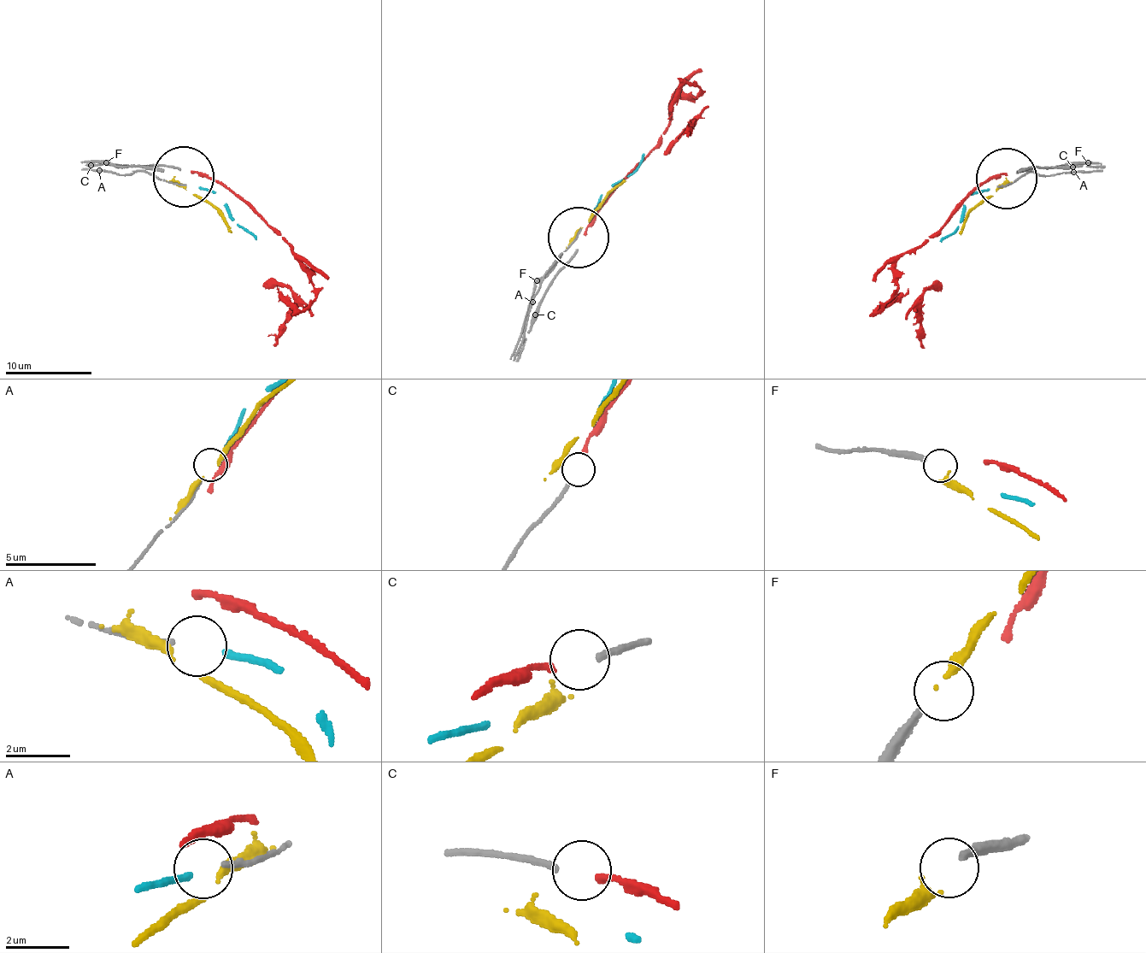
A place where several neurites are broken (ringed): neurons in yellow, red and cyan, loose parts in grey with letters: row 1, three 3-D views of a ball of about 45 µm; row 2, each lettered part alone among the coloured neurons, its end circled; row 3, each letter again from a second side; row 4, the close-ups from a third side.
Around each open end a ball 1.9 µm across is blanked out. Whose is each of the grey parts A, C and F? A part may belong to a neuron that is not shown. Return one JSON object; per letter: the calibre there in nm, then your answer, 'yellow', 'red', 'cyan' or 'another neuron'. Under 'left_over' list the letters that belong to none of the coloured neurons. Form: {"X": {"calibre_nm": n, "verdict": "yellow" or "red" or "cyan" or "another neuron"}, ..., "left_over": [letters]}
{"A": {"calibre_nm": 140, "verdict": "another neuron"}, "C": {"calibre_nm": 190, "verdict": "red"}, "F": {"calibre_nm": 280, "verdict": "yellow"}, "left_over": ["A"]}

